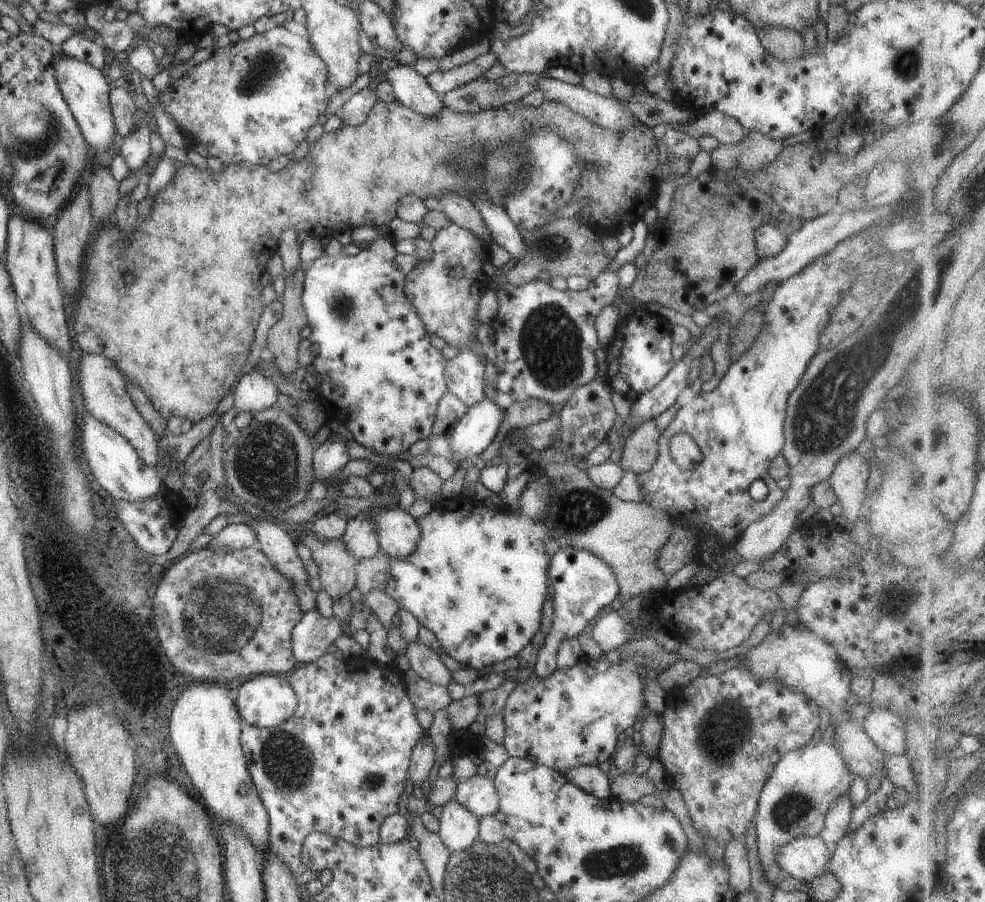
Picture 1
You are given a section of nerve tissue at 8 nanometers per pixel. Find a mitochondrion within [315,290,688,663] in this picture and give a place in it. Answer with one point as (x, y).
(550, 341)

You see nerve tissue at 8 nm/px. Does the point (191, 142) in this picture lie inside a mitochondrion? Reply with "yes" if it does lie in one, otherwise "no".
no

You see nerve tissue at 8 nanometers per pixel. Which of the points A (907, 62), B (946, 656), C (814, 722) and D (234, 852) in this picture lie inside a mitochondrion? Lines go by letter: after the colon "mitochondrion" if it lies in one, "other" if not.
A: mitochondrion
B: other
C: other
D: other

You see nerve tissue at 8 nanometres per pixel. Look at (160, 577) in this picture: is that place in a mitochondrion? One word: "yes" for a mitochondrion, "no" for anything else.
no

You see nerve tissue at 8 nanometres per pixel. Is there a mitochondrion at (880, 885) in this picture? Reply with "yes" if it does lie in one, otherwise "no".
no

